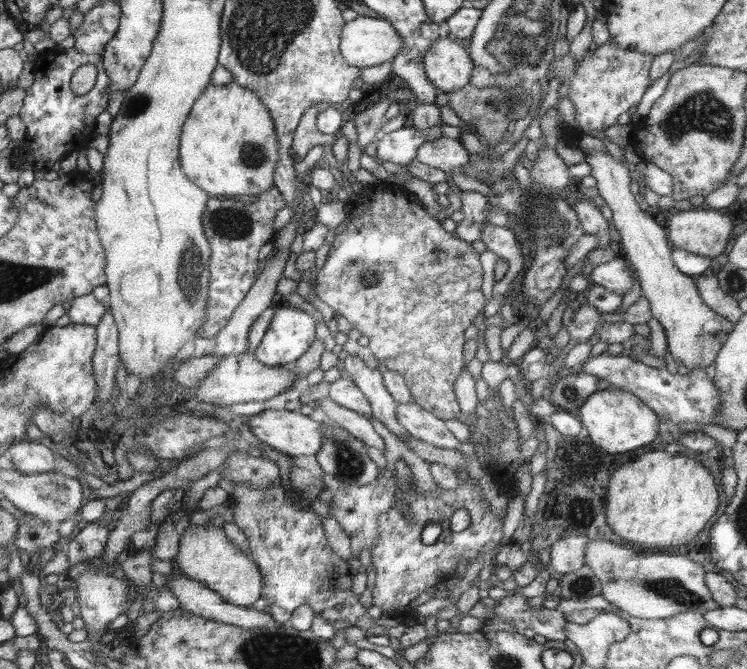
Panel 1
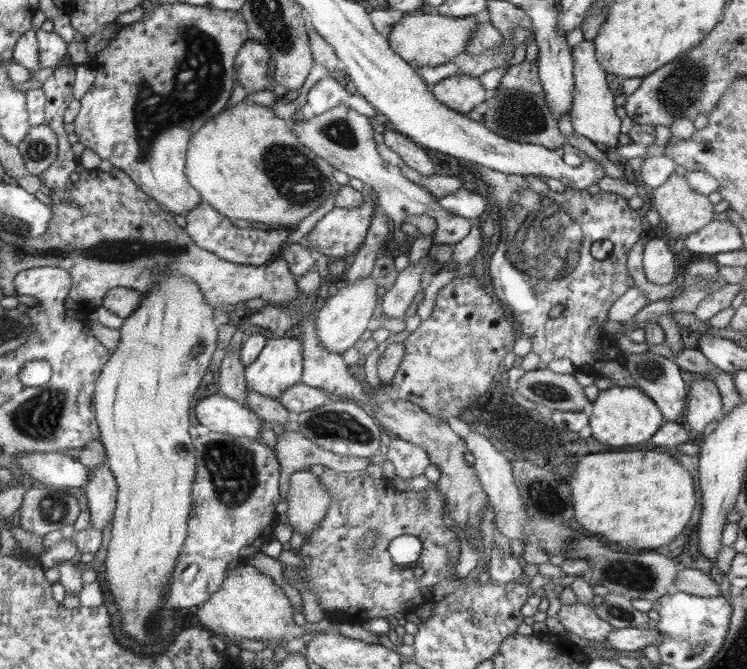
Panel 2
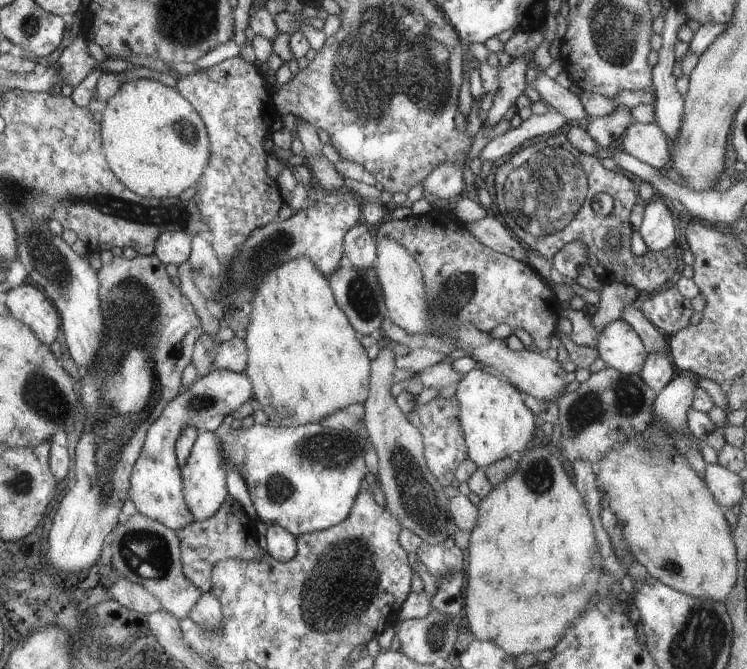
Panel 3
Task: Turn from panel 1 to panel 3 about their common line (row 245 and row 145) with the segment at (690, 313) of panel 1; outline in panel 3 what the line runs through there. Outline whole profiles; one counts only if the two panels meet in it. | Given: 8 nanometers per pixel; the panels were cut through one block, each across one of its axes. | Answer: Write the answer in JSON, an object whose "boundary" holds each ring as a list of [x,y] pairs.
{"boundary":[[[633,122],[618,143],[624,152],[658,170],[668,169],[671,142],[656,123]]]}

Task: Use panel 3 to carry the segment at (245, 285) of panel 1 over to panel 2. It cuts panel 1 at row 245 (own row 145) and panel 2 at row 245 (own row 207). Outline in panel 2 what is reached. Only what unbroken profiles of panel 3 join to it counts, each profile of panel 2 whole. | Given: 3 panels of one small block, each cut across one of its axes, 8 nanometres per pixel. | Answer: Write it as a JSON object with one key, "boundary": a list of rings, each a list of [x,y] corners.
{"boundary":[[[200,202],[186,214],[186,227],[191,234],[192,240],[196,244],[208,249],[208,252],[216,253],[216,256],[223,257],[224,260],[235,261],[236,264],[244,265],[264,265],[276,254],[292,230],[287,228],[261,228],[260,226],[250,226],[239,228],[234,226],[227,216],[219,210],[212,208],[207,202]]]}

